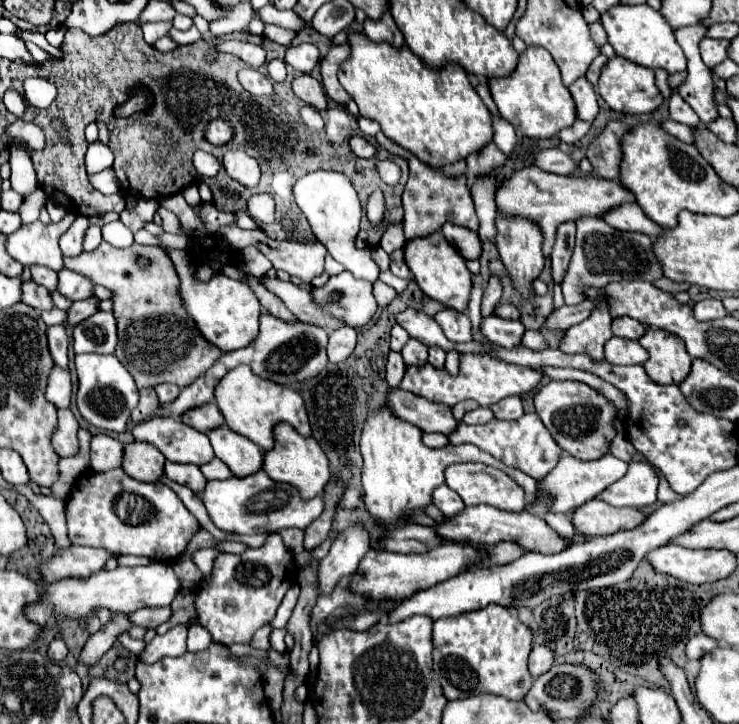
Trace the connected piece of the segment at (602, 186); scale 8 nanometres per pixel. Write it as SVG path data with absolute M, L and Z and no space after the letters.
M535 164L515 170L497 190L495 190L495 204L501 216L515 216L533 220L543 232L543 254L545 258L551 256L555 242L557 226L567 220L577 220L581 216L601 216L609 208L615 208L623 202L635 202L633 194L625 190L619 182L611 182L605 178L595 176L557 176L543 172Z

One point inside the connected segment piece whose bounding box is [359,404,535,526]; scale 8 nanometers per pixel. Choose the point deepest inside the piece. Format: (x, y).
(400, 472)

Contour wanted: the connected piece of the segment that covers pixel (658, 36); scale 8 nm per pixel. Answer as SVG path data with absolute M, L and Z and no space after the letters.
M647 4L641 6L613 6L607 12L599 16L601 26L607 32L607 40L613 46L617 56L623 56L635 64L647 66L647 68L665 68L669 74L681 72L687 68L685 54L681 52L681 46L677 44L673 30L669 24L665 24L663 16L653 10Z

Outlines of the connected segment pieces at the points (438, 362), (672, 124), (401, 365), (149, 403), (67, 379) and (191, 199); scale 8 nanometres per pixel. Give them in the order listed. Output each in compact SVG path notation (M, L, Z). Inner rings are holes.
M431 346L429 348L429 364L433 364L435 368L443 368L443 364L445 364L445 350L441 350L439 346Z
M665 120L665 122L663 122L663 128L665 128L667 132L671 132L673 136L677 136L679 140L687 142L687 144L695 140L695 130L693 130L691 126L679 124L679 122L675 122L675 120Z
M389 352L389 360L387 360L387 382L389 382L389 386L397 388L403 374L405 374L405 362L403 362L401 354Z
M145 388L145 390L139 390L141 398L139 398L139 404L137 408L131 412L131 420L137 420L137 424L141 420L145 420L145 416L149 416L149 412L153 412L153 408L157 408L157 404L161 404L157 400L157 394L153 388Z
M57 364L51 368L45 398L49 398L49 402L53 402L57 408L69 408L71 376L65 368L59 368Z
M192 182L186 185L185 188L183 188L183 190L181 191L181 193L190 206L198 205L201 200L198 191L198 185L196 182Z

